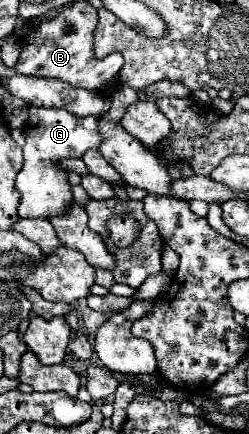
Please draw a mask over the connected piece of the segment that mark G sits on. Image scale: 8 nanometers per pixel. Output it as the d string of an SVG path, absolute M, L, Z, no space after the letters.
M28 108L28 122L24 124L24 166L16 178L16 188L22 194L18 214L22 218L54 218L66 216L74 204L68 170L56 162L62 158L82 158L86 150L100 148L102 134L98 134L98 118L74 116L62 108Z

